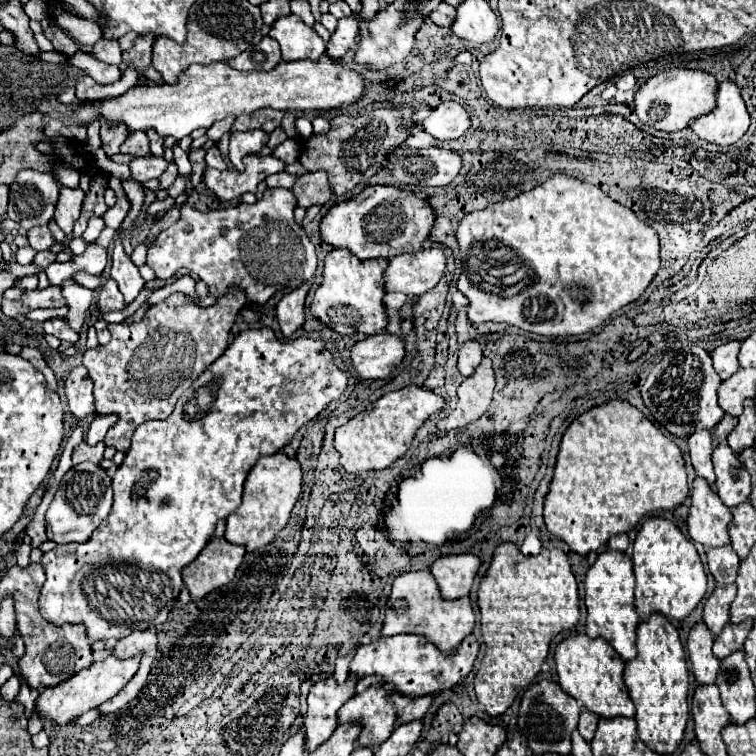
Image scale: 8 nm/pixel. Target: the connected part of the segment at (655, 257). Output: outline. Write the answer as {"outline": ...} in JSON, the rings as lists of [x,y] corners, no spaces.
{"outline":[[[556,173],[552,175],[546,183],[534,187],[532,191],[528,193],[522,193],[514,199],[506,199],[502,203],[494,203],[494,205],[488,205],[486,209],[482,211],[474,211],[474,213],[468,213],[460,225],[458,225],[458,231],[456,231],[456,239],[458,239],[458,245],[460,245],[460,253],[458,253],[458,259],[460,259],[460,275],[458,275],[458,281],[456,281],[456,287],[458,291],[462,291],[468,299],[470,299],[470,305],[468,305],[468,319],[472,323],[486,323],[486,321],[504,321],[504,323],[510,323],[522,331],[528,331],[528,333],[536,333],[536,335],[546,335],[546,337],[564,337],[564,335],[582,335],[582,333],[588,333],[596,327],[600,327],[614,311],[618,311],[620,307],[628,305],[628,303],[634,303],[640,299],[640,295],[644,293],[644,289],[652,283],[652,279],[656,277],[658,273],[658,267],[660,267],[660,245],[658,245],[658,235],[656,231],[646,225],[644,221],[640,221],[636,217],[636,213],[620,203],[616,203],[614,199],[610,199],[602,189],[586,183],[586,181],[580,181],[576,177],[568,177],[564,173]]]}

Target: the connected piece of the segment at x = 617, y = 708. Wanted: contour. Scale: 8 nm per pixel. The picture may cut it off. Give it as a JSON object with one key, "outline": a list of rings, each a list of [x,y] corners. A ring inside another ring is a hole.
{"outline":[[[588,635],[570,637],[556,647],[556,669],[558,685],[570,697],[582,701],[582,705],[602,719],[612,717],[634,717],[634,703],[624,685],[624,661],[618,659],[616,651],[604,639],[590,639]]]}

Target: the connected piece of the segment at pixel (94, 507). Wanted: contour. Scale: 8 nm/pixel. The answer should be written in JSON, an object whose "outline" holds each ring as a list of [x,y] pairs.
{"outline":[[[94,463],[72,467],[62,479],[54,501],[46,511],[48,539],[54,543],[86,543],[94,529],[108,517],[112,509],[112,487],[104,469]]]}

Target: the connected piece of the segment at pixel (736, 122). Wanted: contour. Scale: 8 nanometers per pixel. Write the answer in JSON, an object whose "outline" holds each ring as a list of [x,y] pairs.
{"outline":[[[720,83],[716,109],[710,115],[698,117],[690,127],[700,139],[708,143],[734,145],[750,127],[750,115],[736,83]]]}

